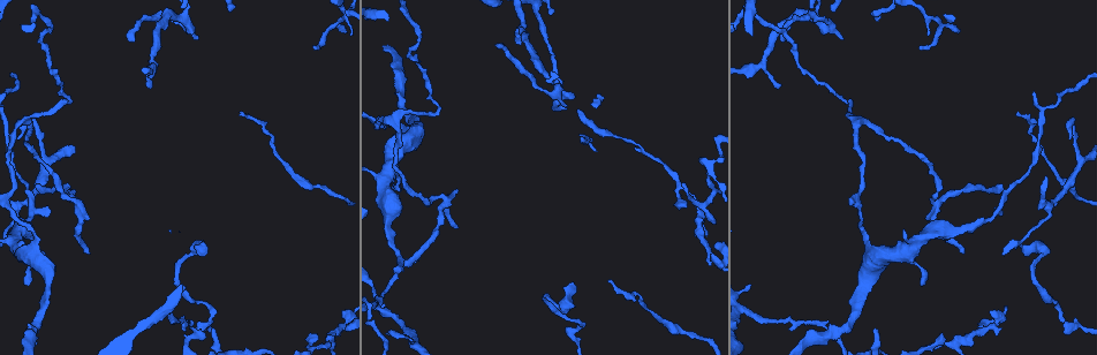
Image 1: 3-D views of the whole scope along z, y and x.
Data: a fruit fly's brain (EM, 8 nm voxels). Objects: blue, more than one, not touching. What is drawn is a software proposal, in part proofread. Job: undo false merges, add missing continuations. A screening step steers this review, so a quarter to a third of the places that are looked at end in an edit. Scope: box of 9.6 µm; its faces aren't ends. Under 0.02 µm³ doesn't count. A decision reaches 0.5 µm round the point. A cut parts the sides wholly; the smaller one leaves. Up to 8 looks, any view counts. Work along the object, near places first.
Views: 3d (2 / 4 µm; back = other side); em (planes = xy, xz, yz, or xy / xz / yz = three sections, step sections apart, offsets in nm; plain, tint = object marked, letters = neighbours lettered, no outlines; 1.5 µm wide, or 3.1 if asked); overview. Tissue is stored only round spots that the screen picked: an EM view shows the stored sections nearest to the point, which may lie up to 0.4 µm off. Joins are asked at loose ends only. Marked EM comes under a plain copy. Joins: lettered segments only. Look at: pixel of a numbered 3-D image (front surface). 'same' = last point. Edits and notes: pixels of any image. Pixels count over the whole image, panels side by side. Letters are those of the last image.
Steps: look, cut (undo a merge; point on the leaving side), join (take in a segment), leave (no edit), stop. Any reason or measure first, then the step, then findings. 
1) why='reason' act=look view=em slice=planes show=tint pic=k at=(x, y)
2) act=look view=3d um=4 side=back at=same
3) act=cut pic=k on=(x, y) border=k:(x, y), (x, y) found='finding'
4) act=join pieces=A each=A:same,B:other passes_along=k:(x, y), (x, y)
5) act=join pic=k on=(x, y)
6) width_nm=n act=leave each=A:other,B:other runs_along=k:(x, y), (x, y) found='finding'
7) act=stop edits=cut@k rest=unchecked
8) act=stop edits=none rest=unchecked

act=look view=em slice=yz step=4 show=letters pic=1 at=(211, 310)

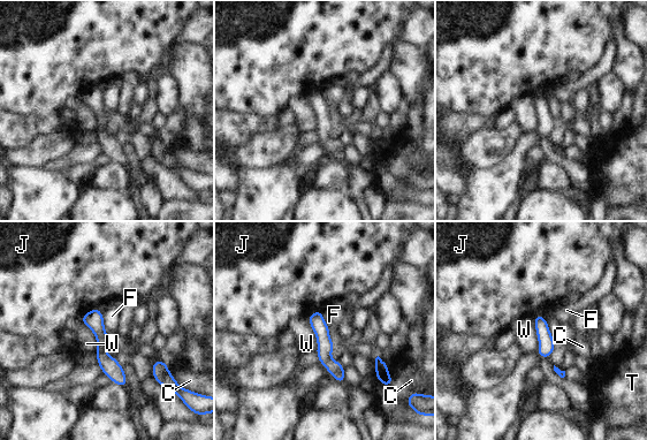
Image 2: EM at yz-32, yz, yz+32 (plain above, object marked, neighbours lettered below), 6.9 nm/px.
longest_contact=W:260nm act=leave each=C:other,F:other,J:other,T:other,W:other border=2:(80, 318), (96, 339), (94, 353) found='one neuron here'

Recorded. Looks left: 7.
why='an open end' act=look view=3d um=4 pic=1 at=(574, 283)

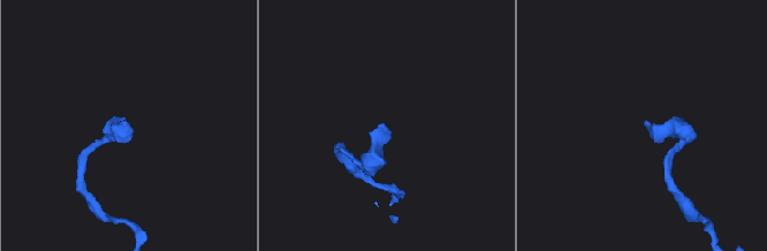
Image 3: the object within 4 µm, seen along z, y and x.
why='shape alone is not enough' act=look view=em slice=planes show=letters pic=3 at=(126, 121)

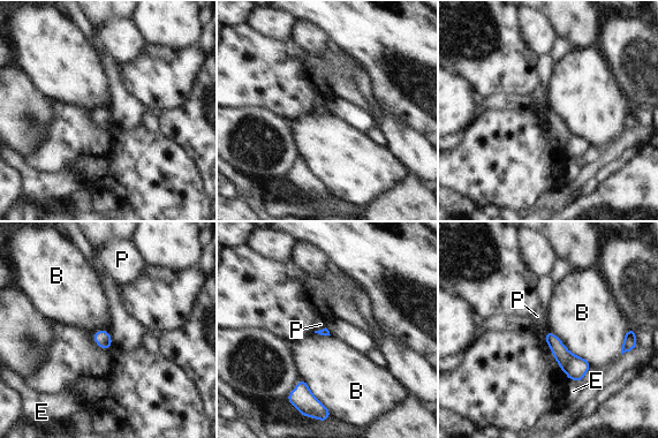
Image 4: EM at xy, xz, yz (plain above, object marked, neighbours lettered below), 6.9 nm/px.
act=leave each=B:other,E:other,P:other border=4:(550, 329), (570, 352), (592, 365) found='no lettered segment goes on from it'

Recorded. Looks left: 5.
why='thin end' act=look view=3d um=4 pic=1 at=(239, 115)

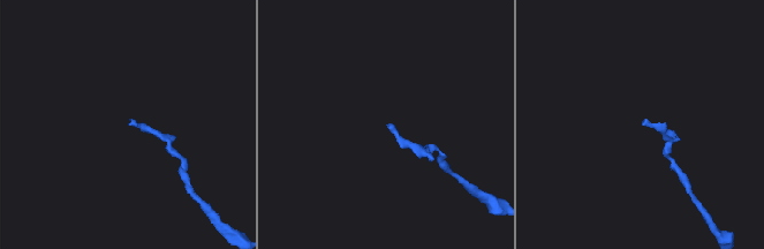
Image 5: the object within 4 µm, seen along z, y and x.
why='shape alone is not enough' act=look view=em slice=xz step=8 show=letters pic=5 at=(387, 124)

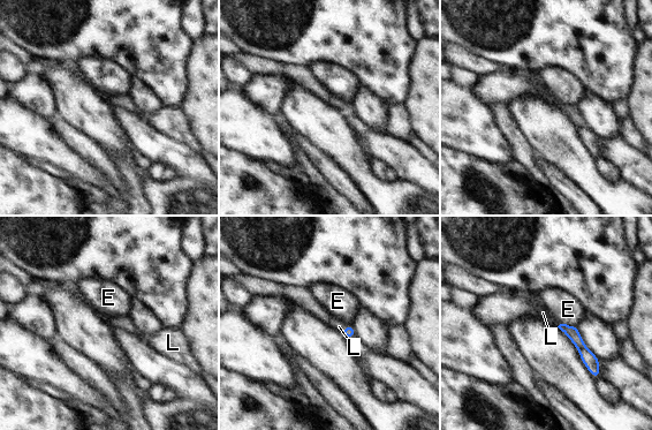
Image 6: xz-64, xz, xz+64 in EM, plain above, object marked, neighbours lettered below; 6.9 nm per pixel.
width_nm=90 act=leave each=E:other,L:other border=6:(348, 323), (341, 331) found='no lettered segment goes on from it'

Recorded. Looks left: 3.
act=stop edits=none rest=unchecked

